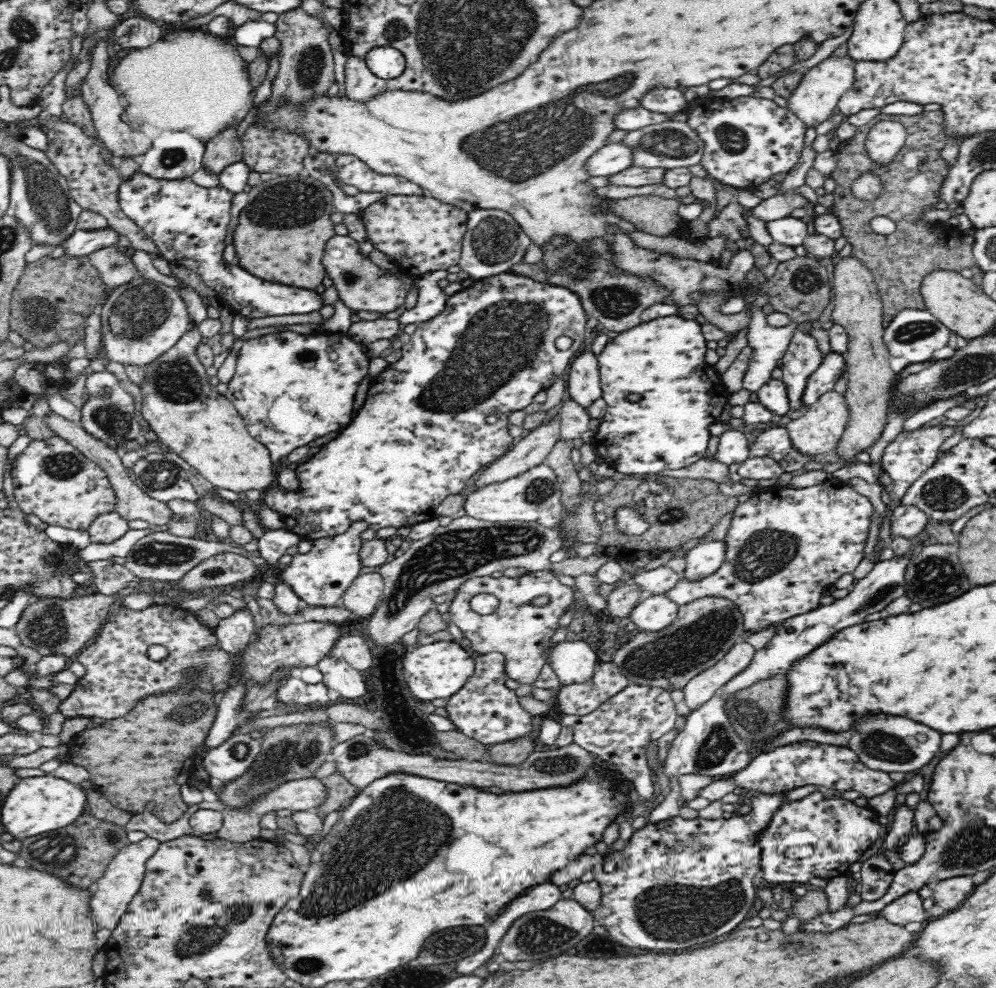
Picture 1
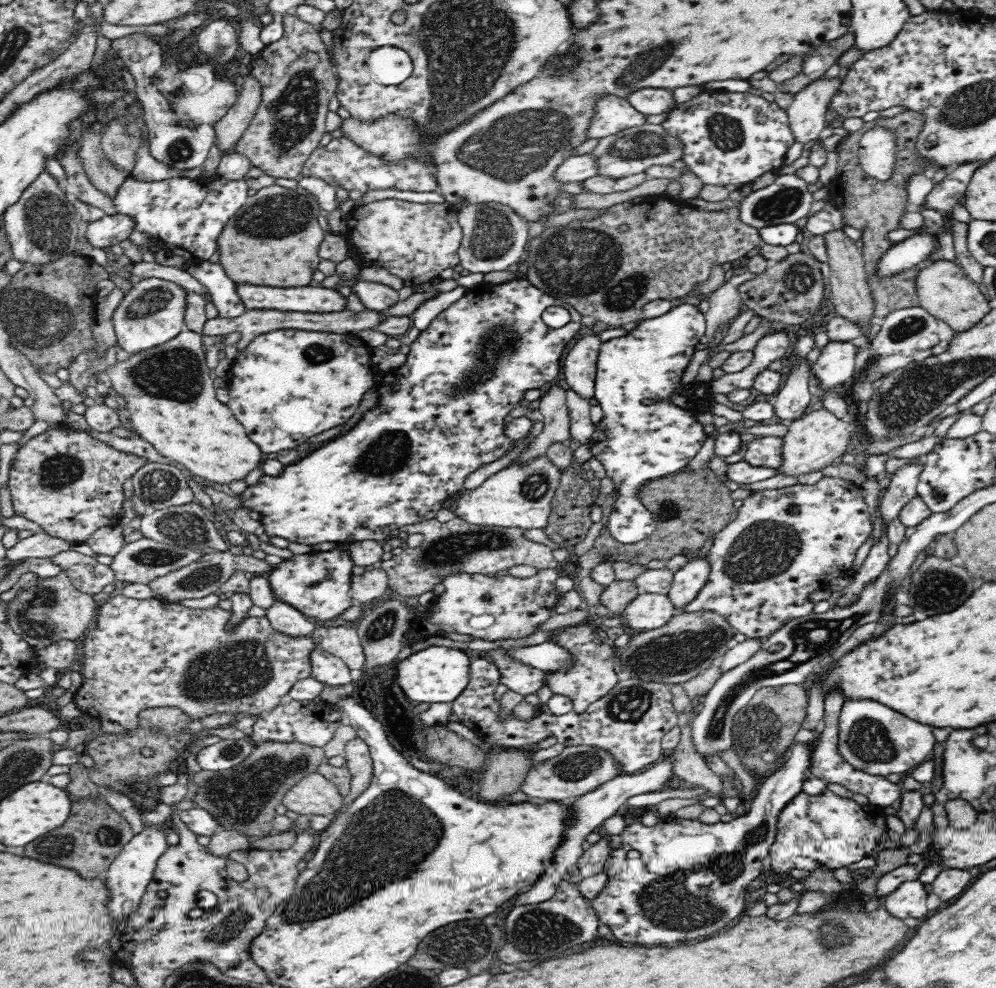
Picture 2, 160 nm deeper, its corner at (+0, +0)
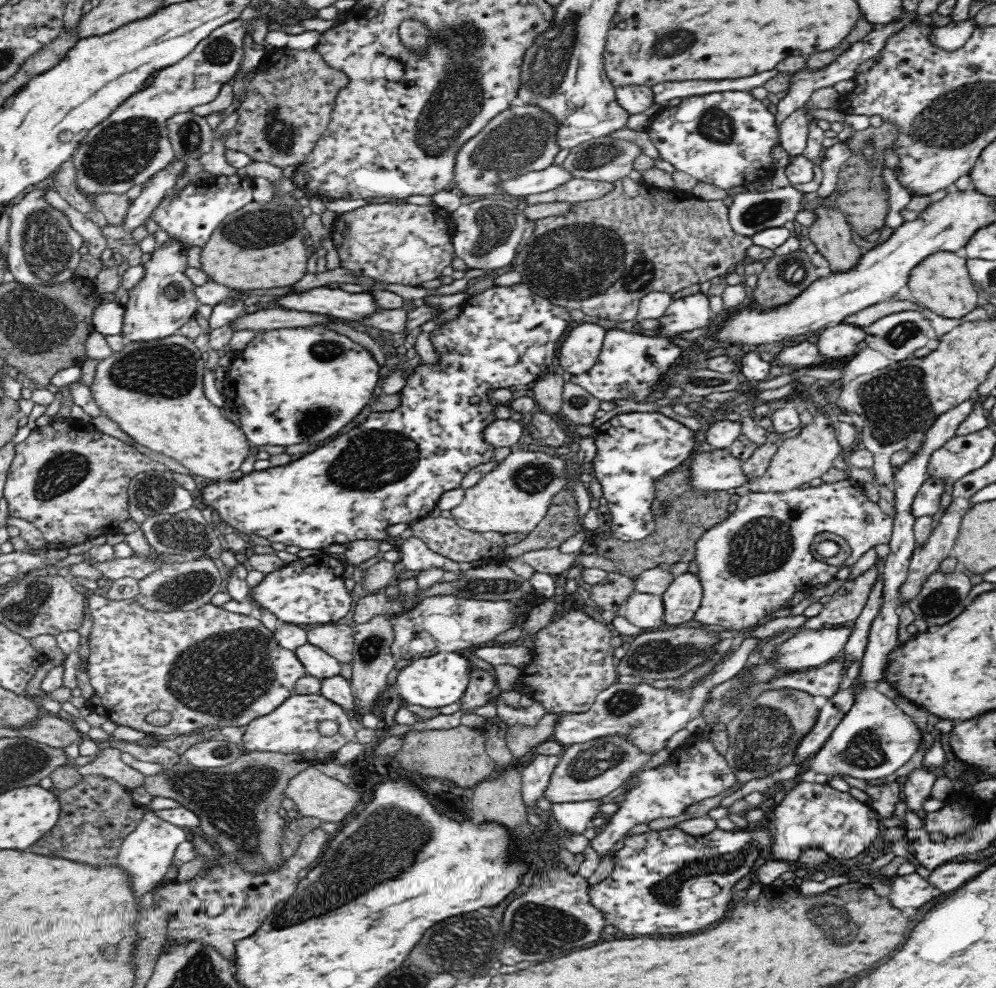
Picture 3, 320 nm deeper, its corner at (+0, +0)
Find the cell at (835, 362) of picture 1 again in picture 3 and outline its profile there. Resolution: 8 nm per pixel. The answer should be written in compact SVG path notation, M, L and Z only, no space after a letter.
M850 323L827 327L818 340L820 361L826 365L848 362L856 355L857 345L864 338L865 330Z

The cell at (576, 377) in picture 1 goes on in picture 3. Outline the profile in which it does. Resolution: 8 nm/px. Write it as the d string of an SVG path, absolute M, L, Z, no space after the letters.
M589 321L576 324L559 351L558 362L562 369L572 375L590 370L602 351L607 329Z

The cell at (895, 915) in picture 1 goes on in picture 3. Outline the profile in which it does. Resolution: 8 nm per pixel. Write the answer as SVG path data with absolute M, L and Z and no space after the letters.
M912 869L902 870L891 886L892 893L888 898L895 909L918 909L942 894L940 889Z

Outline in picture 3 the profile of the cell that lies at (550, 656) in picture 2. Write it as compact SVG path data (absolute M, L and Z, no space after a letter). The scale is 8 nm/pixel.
M484 644L472 648L471 654L486 660L490 665L514 664L517 668L522 668L524 664L530 662L532 650L513 645Z

